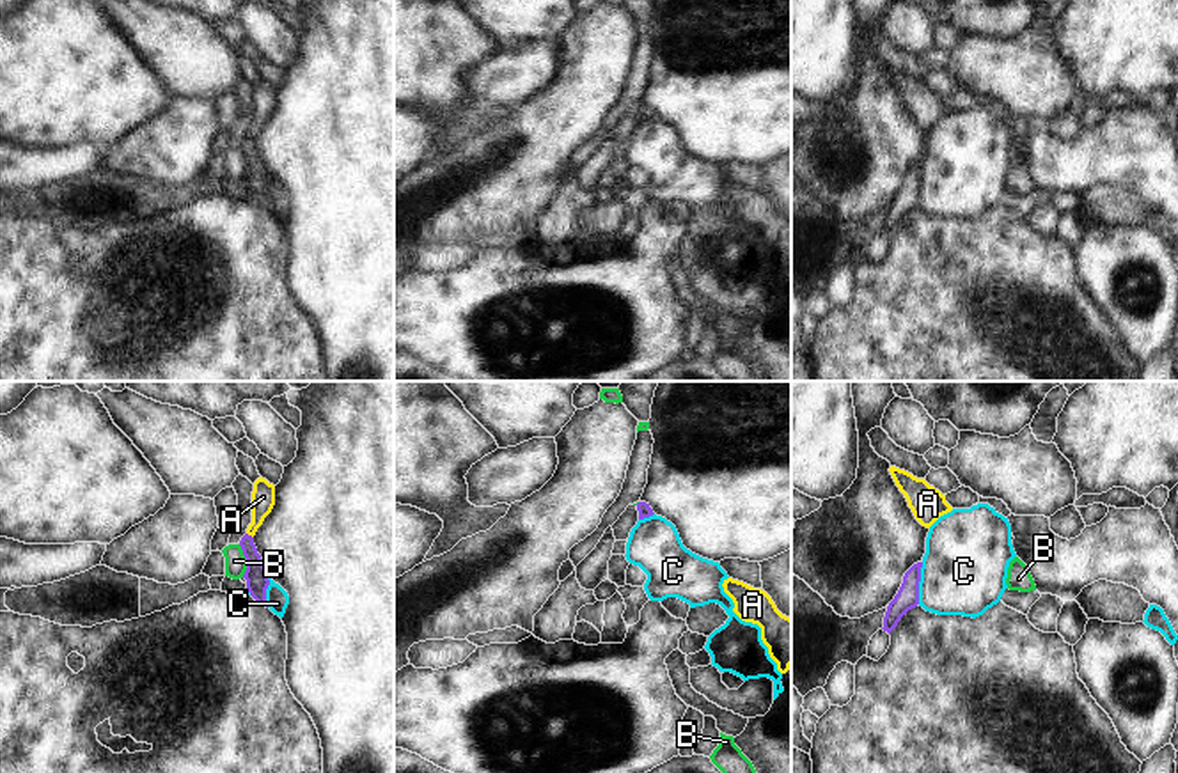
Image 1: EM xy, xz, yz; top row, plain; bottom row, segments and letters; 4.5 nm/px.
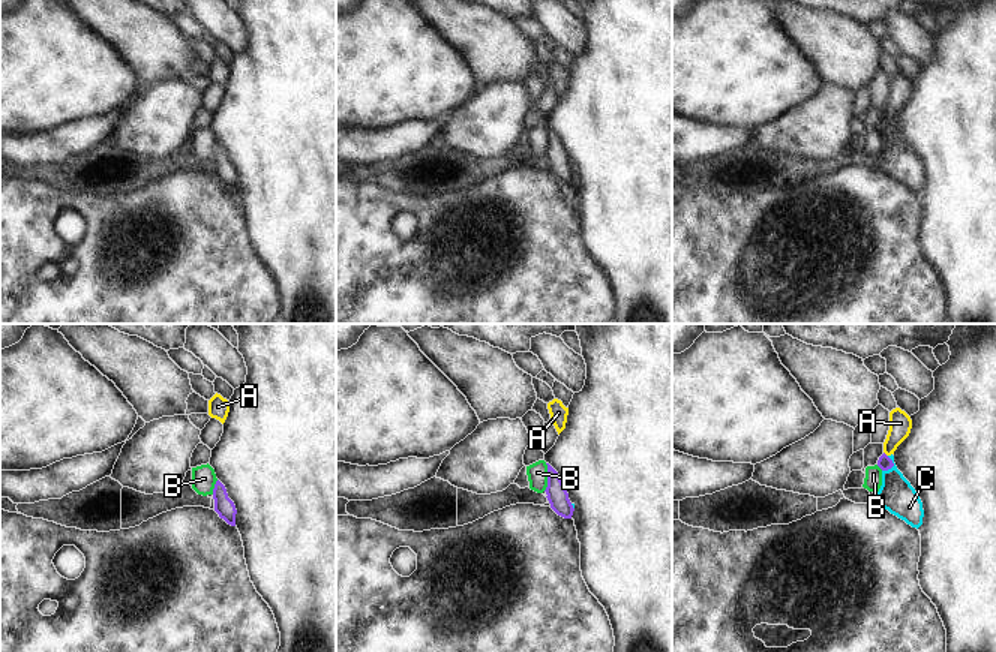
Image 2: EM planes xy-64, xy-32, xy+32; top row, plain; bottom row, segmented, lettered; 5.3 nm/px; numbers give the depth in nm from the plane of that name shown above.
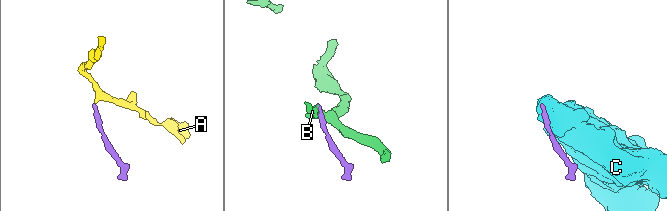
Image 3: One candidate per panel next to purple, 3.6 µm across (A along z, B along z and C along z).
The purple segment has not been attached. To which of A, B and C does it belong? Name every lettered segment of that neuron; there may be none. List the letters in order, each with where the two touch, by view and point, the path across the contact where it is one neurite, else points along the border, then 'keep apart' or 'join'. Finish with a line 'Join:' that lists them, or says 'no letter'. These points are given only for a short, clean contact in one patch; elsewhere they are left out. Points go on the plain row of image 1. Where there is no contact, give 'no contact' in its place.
A: meets purple in xy at (251, 139); runs through xy (256, 178), (249, 153), (251, 139), (263, 100); join
B: meets purple in xy at (247, 163); border along xy (238, 148), (245, 162), (243, 179); keep apart
C: meets purple in yz at (918, 187); border along yz (923, 165), (918, 206); keep apart
Join: A

